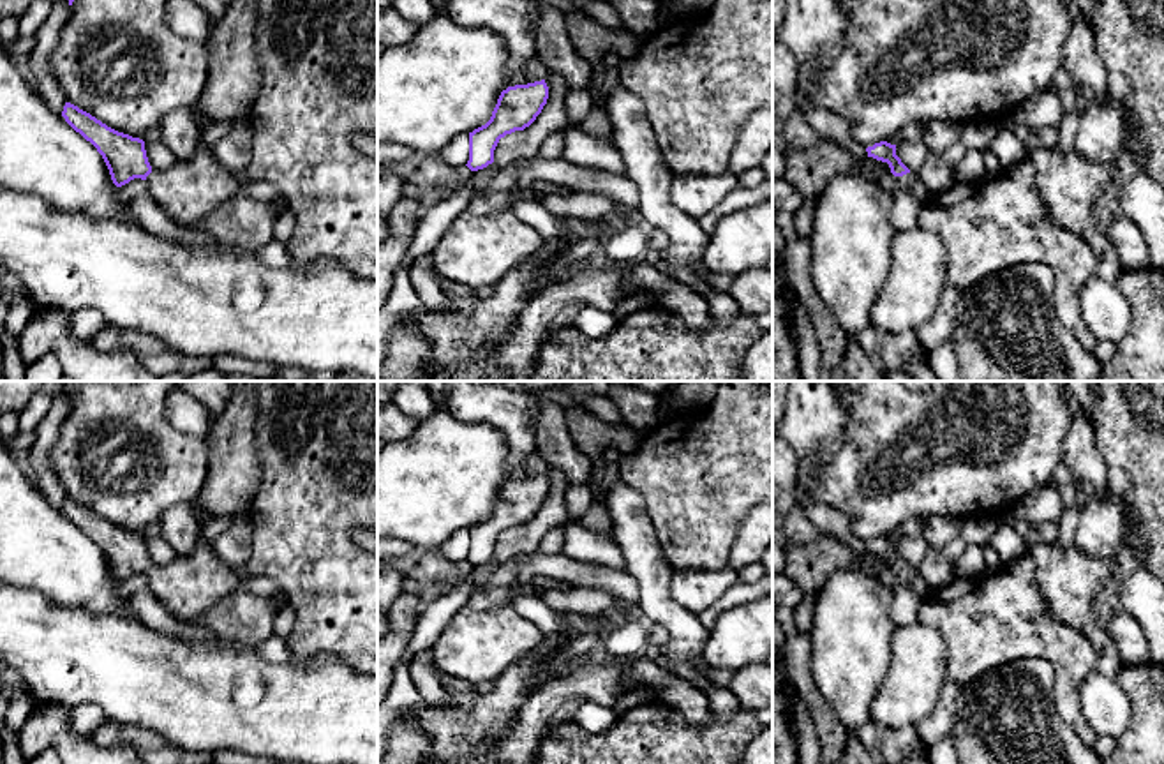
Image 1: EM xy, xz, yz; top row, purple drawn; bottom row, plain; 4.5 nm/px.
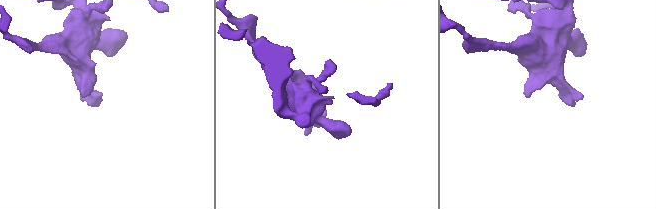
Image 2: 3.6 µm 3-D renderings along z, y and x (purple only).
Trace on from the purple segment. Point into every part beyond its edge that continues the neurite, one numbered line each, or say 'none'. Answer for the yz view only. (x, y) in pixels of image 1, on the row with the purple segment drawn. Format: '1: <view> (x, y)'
1: yz (910, 182)

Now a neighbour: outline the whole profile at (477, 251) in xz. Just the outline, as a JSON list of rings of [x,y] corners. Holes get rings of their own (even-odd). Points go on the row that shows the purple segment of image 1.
[[[464,210],[432,252],[434,270],[469,289],[496,286],[547,242],[510,210],[474,215]]]

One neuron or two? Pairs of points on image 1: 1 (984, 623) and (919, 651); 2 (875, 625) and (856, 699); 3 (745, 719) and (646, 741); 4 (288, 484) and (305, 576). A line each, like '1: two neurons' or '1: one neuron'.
1: two neurons
2: one neuron
3: one neuron
4: one neuron

